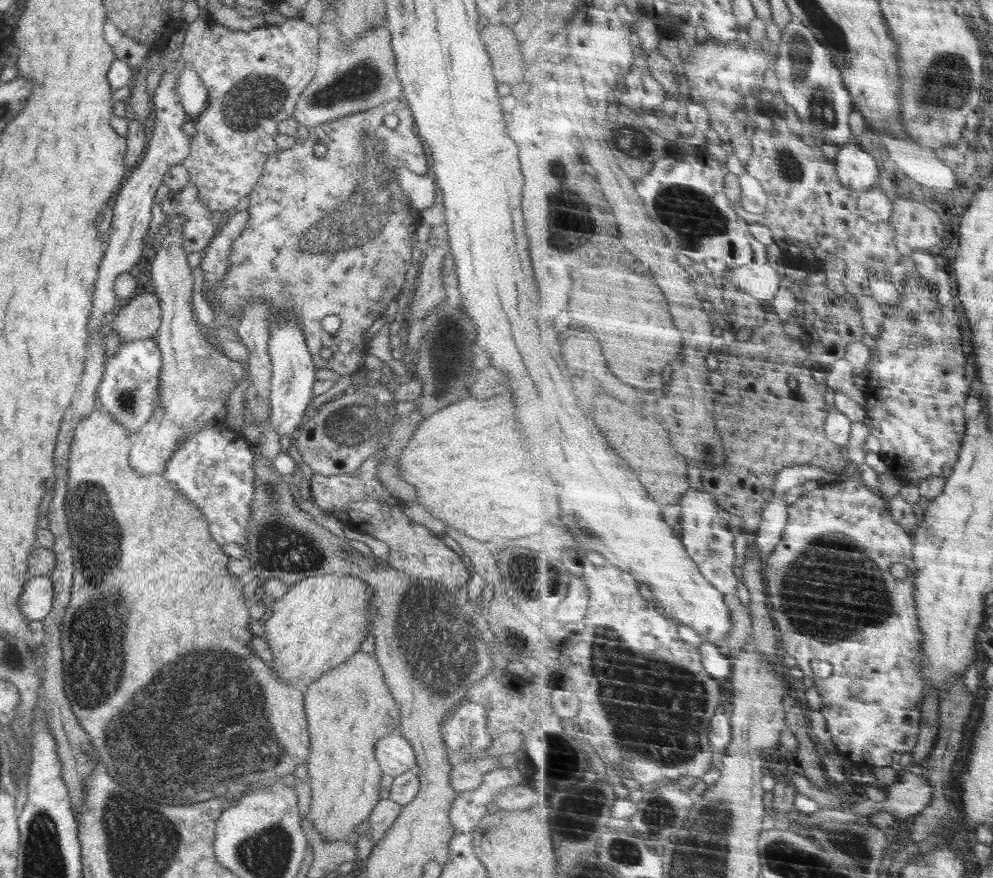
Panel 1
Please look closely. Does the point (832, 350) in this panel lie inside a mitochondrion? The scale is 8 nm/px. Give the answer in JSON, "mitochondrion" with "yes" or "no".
{"mitochondrion":"no"}

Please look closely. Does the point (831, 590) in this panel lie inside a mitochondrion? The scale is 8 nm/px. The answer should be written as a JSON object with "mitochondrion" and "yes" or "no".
{"mitochondrion":"yes"}

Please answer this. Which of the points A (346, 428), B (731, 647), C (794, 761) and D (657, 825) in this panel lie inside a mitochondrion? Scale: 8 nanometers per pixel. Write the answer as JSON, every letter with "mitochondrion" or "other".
{"A":"mitochondrion","B":"other","C":"other","D":"mitochondrion"}

